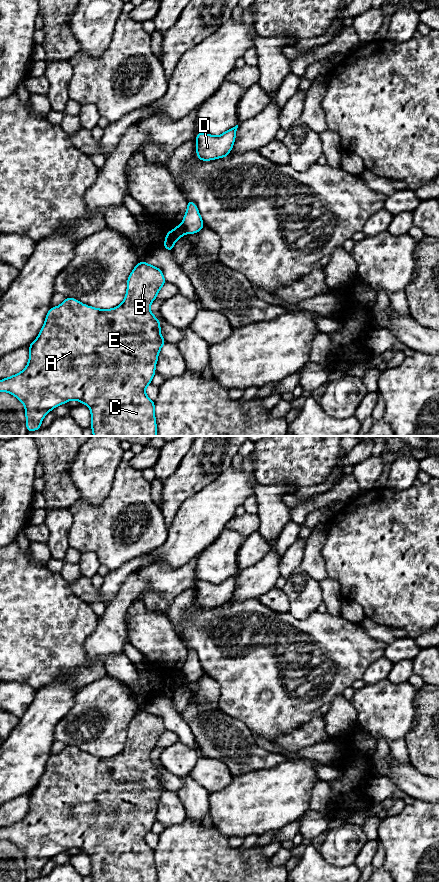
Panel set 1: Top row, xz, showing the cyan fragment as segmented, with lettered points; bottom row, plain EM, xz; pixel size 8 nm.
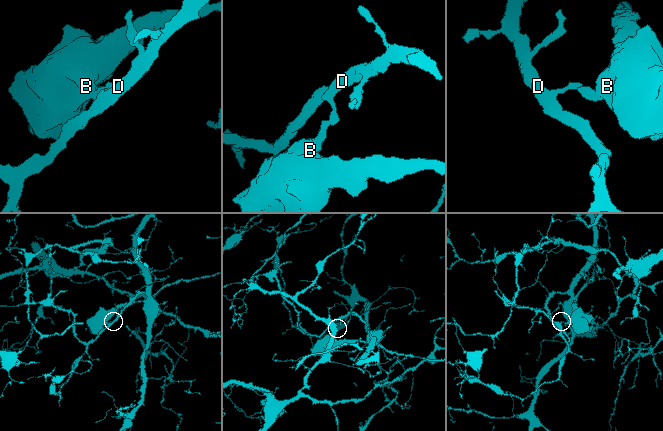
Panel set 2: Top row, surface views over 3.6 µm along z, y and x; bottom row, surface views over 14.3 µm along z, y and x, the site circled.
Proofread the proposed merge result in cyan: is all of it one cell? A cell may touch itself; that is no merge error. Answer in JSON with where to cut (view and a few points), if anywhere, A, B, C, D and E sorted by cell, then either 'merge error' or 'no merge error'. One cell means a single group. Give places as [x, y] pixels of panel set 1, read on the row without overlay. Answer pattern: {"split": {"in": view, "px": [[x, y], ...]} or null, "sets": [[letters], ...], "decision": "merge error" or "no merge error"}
{"split": {"in": "xz", "px": [[181, 672], [185, 681]]}, "sets": [["A", "B", "C", "E"], ["D"]], "decision": "merge error"}

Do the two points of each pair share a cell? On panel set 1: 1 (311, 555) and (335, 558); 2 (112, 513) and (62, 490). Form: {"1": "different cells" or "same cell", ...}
{"1": "different cells", "2": "different cells"}

